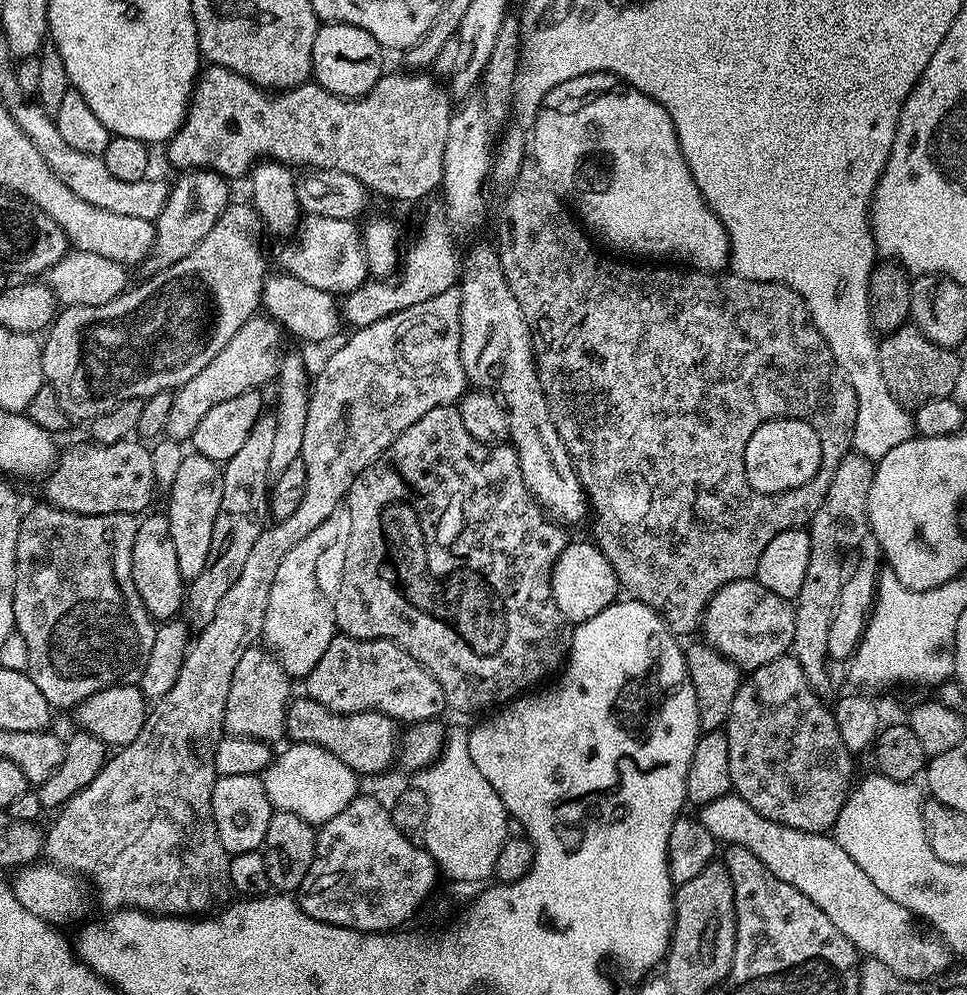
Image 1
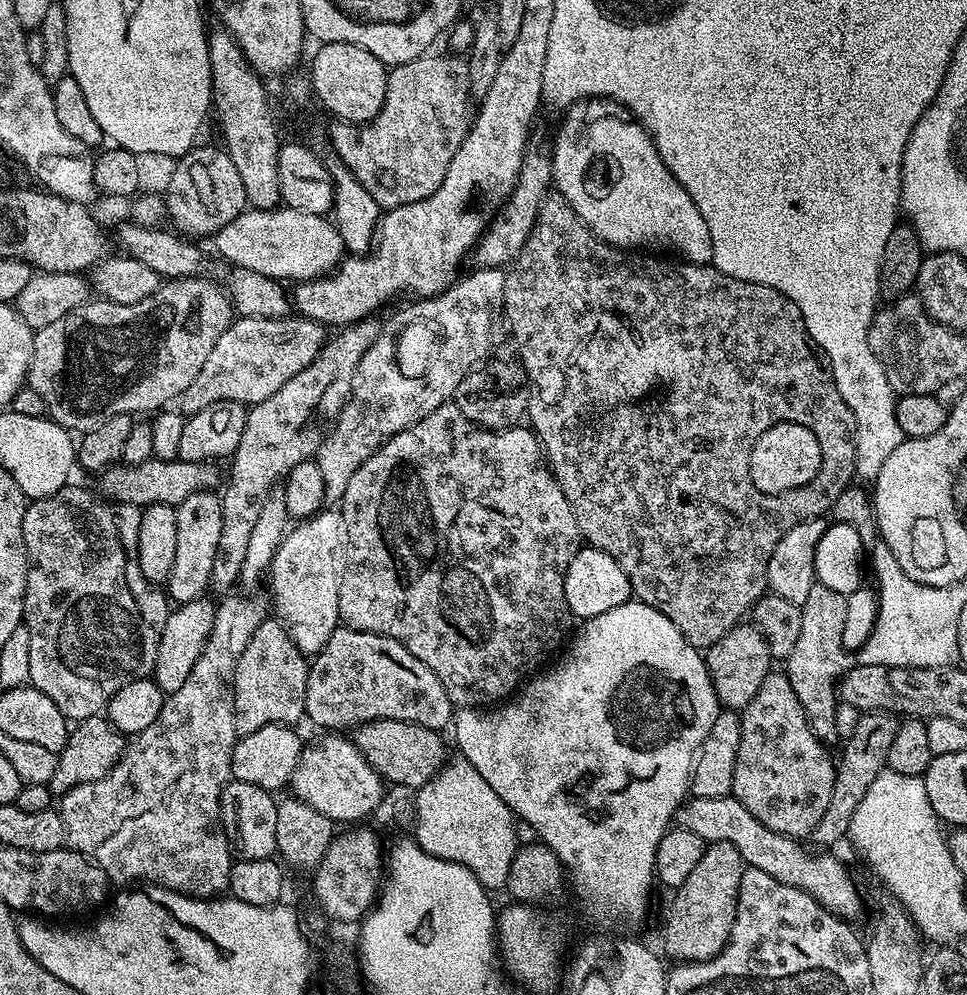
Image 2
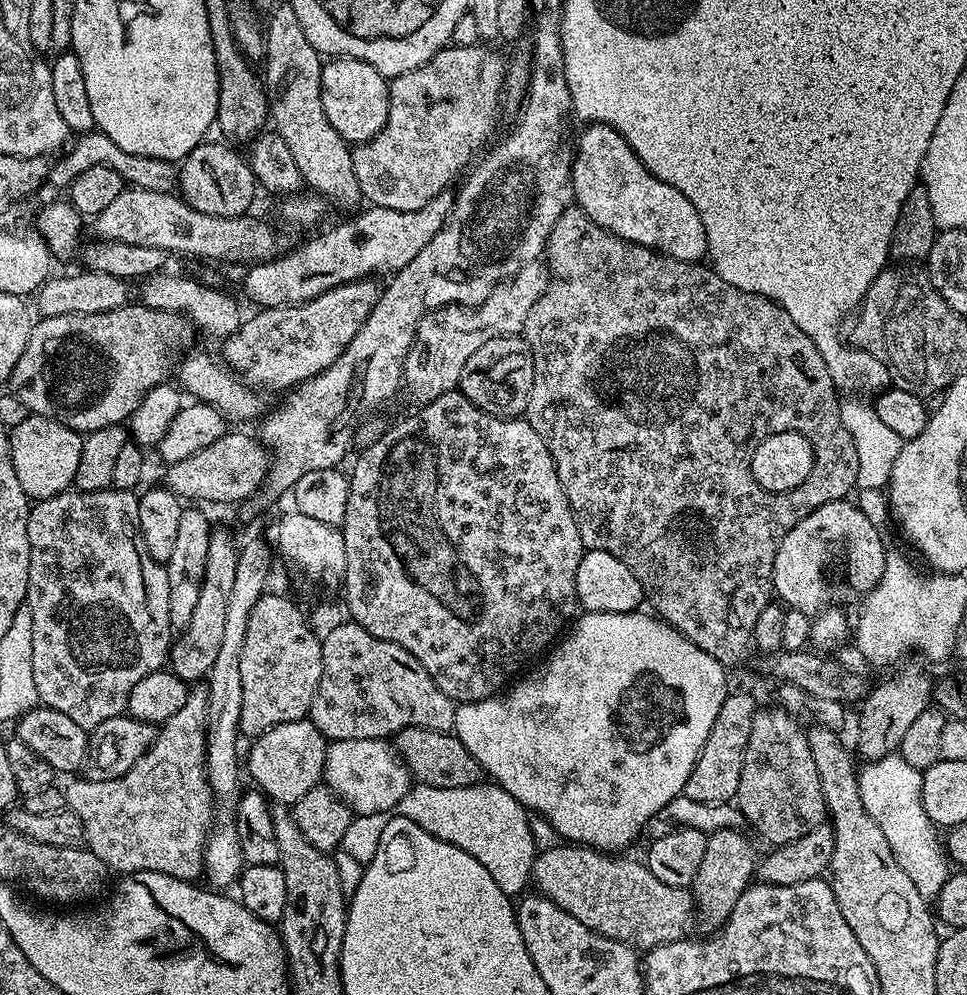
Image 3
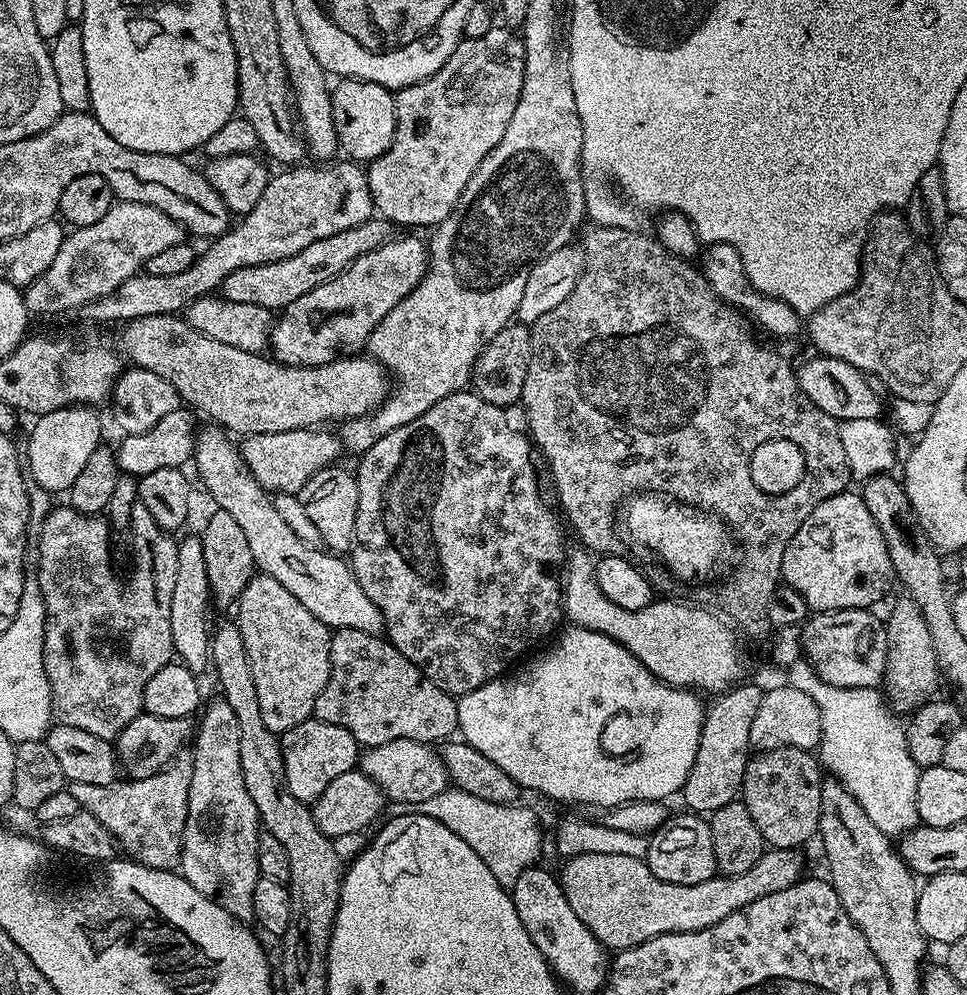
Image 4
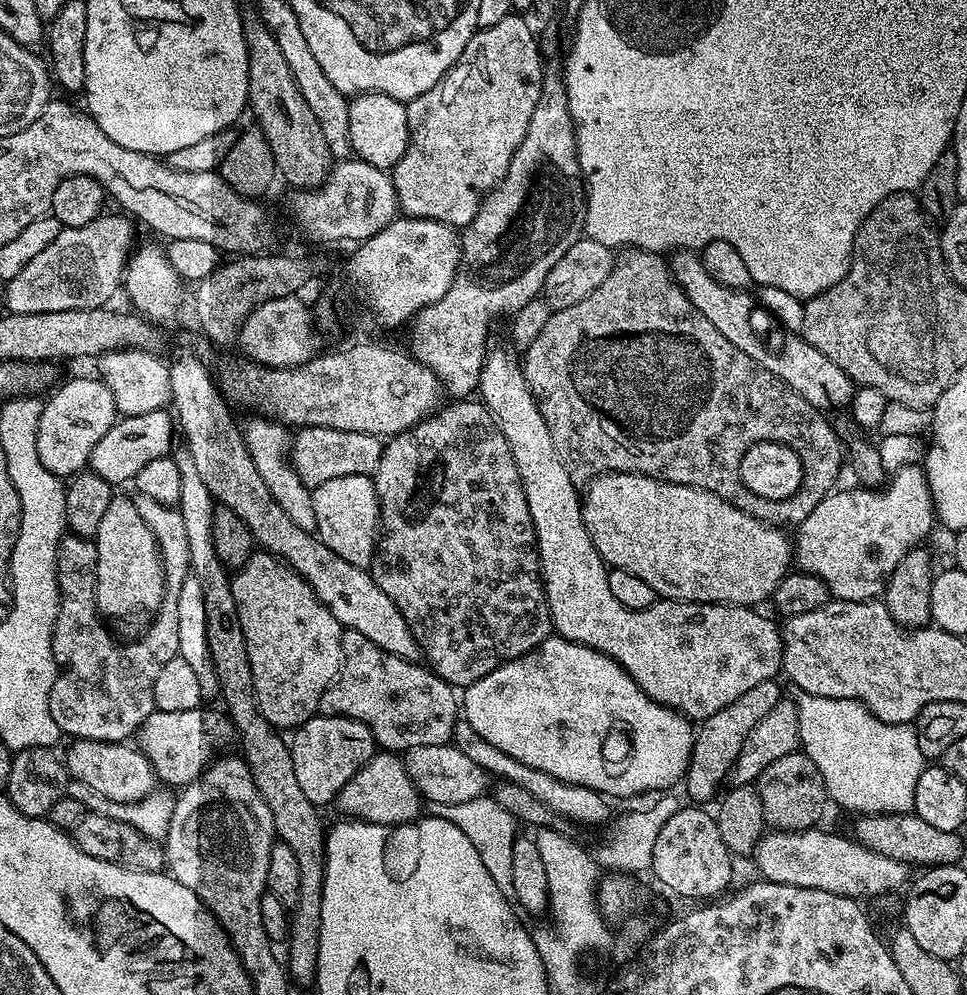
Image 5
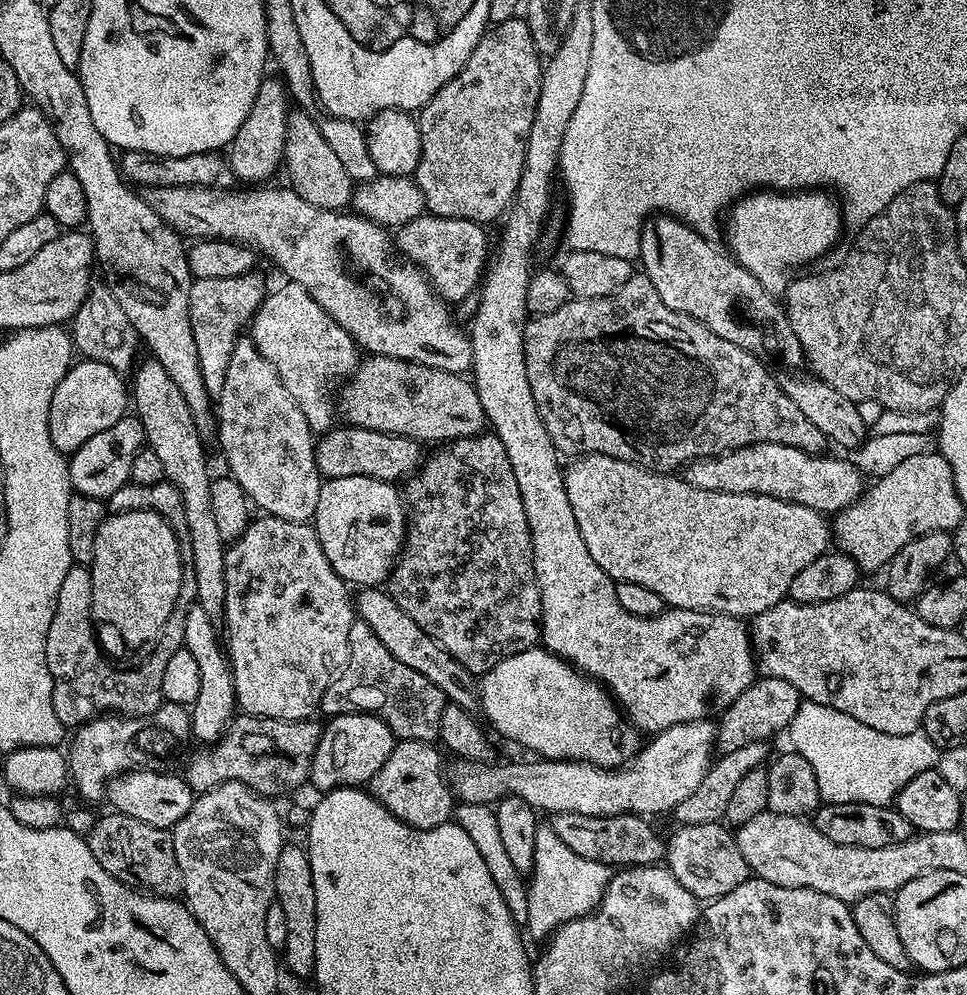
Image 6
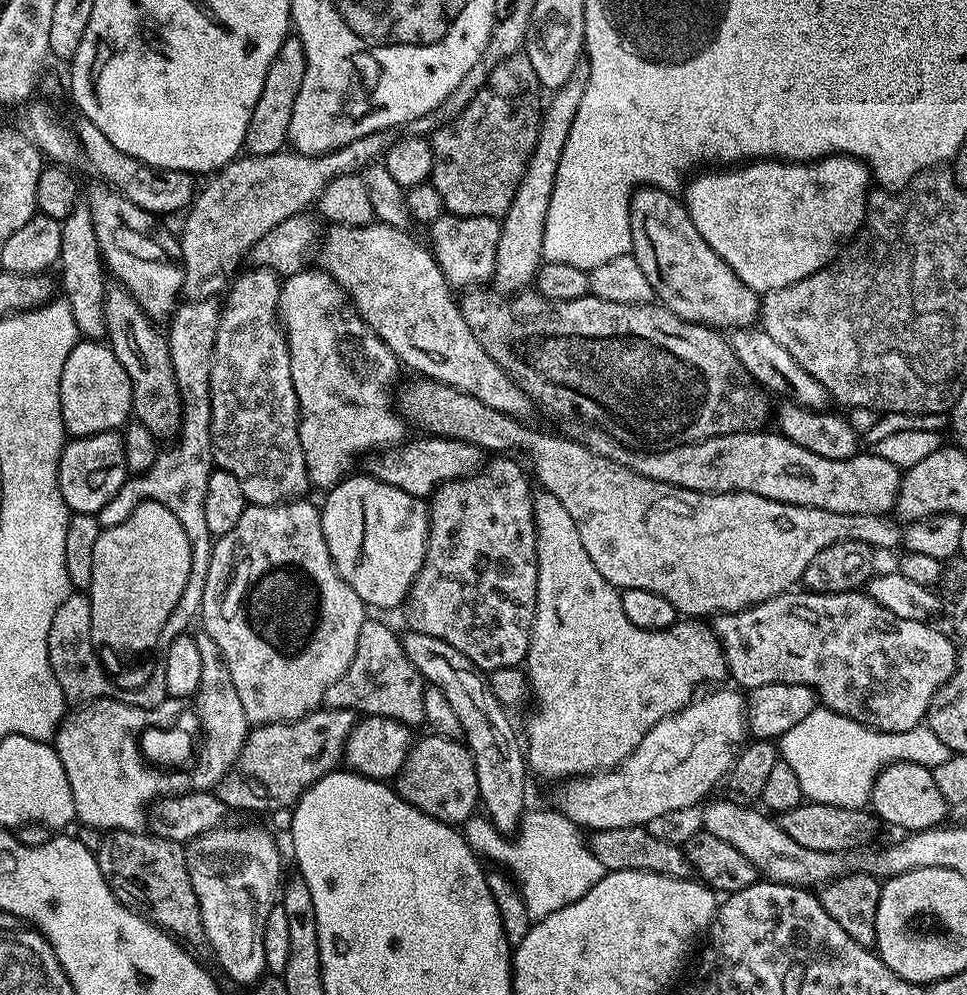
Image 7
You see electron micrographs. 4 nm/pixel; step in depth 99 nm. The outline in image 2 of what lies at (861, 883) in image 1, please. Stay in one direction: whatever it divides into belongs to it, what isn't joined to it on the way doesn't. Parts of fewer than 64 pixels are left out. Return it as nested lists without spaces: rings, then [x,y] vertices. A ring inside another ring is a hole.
[[[729,794],[722,798],[702,798],[692,796],[685,799],[674,817],[679,827],[698,834],[708,844],[714,842],[730,842],[738,854],[742,854],[745,865],[749,869],[770,874],[770,878],[778,878],[786,886],[794,886],[798,890],[808,892],[826,910],[830,910],[842,920],[855,921],[860,912],[860,892],[856,889],[856,880],[848,873],[848,868],[832,856],[828,850],[812,850],[807,852],[801,841],[795,836],[783,836],[770,826],[762,826],[742,802]]]

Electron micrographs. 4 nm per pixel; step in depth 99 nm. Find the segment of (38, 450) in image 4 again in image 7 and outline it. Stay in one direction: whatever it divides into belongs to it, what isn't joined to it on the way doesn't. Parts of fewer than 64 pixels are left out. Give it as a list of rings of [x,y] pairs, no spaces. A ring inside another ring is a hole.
[[[84,338],[77,342],[74,350],[70,350],[70,358],[66,358],[66,366],[62,370],[60,409],[64,431],[72,438],[93,436],[99,432],[114,432],[123,429],[124,425],[129,423],[132,416],[132,383],[126,370],[122,370],[122,362],[118,362],[107,343]]]

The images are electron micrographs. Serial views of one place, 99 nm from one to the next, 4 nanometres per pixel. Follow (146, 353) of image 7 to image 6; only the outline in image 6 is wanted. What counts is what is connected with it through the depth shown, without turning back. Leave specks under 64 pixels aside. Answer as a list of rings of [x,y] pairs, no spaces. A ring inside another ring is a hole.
[[[146,360],[131,377],[130,400],[135,415],[144,427],[147,447],[158,454],[167,483],[174,485],[182,494],[182,506],[186,506],[186,526],[190,526],[190,546],[187,551],[192,555],[190,563],[194,566],[194,580],[198,582],[196,603],[206,610],[206,614],[210,614],[212,620],[219,621],[223,617],[226,602],[226,542],[222,534],[218,534],[214,506],[210,502],[213,477],[208,476],[208,460],[204,457],[204,444],[200,441],[203,440],[202,434],[196,428],[190,406],[186,406],[186,398],[182,398],[182,390],[178,390],[174,378],[166,374],[157,360]]]

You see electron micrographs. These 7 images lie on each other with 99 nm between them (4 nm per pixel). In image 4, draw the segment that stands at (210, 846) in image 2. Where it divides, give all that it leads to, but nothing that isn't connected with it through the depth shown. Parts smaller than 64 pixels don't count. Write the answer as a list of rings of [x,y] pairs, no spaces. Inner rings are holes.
[[[185,748],[163,771],[148,778],[117,780],[106,786],[73,781],[68,790],[78,799],[83,811],[93,814],[111,832],[129,859],[150,869],[173,871],[180,865],[191,778],[193,756]]]

